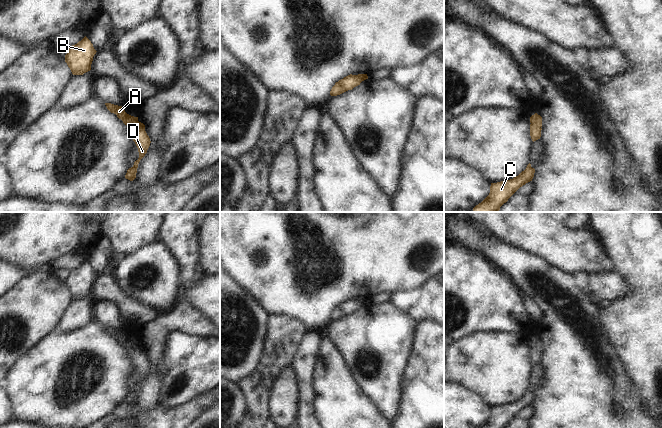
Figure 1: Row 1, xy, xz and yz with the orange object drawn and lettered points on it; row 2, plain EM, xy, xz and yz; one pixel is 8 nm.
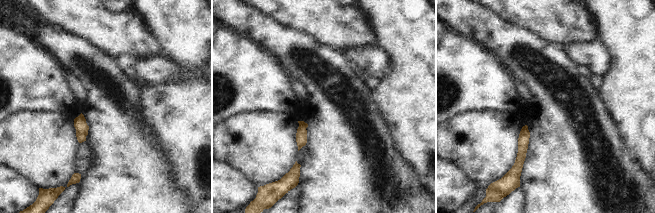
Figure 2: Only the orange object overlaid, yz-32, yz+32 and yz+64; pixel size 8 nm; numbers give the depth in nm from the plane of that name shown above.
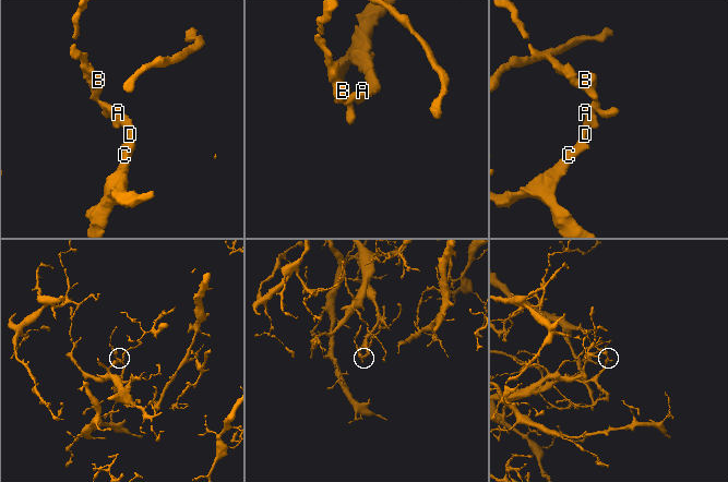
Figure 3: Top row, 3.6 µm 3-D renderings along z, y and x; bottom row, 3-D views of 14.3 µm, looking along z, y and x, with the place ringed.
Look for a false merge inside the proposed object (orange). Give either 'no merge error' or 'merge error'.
no merge error

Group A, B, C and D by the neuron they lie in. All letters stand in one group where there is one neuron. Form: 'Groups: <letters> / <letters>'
Groups: A B C D.

